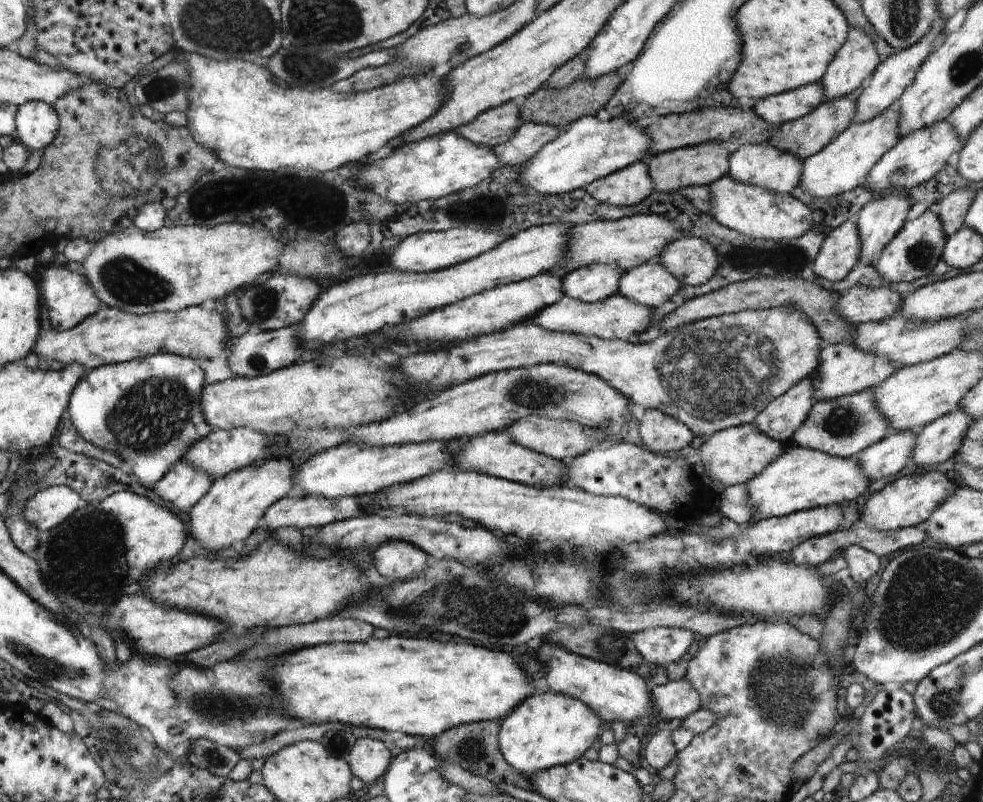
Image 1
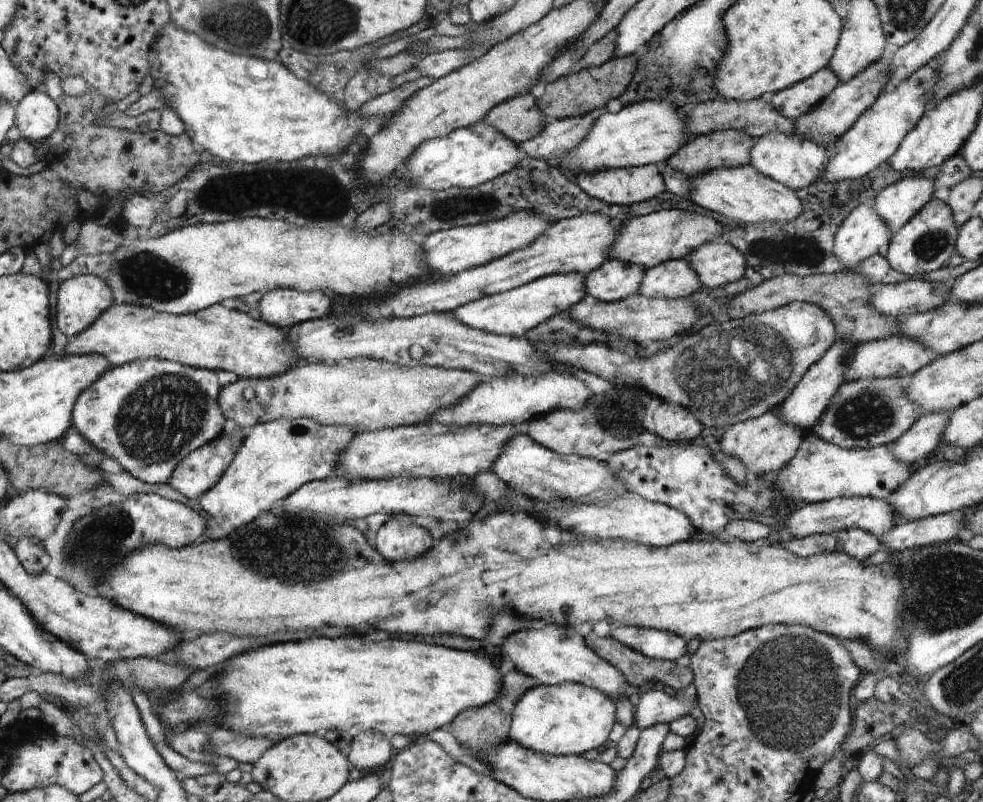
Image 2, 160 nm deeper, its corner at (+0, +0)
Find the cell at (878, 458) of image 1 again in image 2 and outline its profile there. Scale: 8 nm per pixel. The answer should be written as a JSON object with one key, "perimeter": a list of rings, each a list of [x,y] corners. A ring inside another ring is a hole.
{"perimeter":[[[950,411],[922,414],[914,424],[890,447],[906,464],[912,465],[918,458],[933,454],[941,446]]]}

